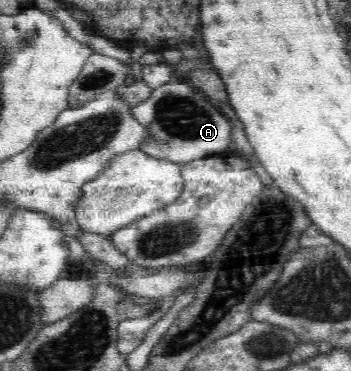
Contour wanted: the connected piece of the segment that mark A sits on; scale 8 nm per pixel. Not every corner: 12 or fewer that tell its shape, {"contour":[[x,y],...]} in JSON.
{"contour":[[184,78],[131,115],[142,151],[188,163],[229,153],[230,120]]}

